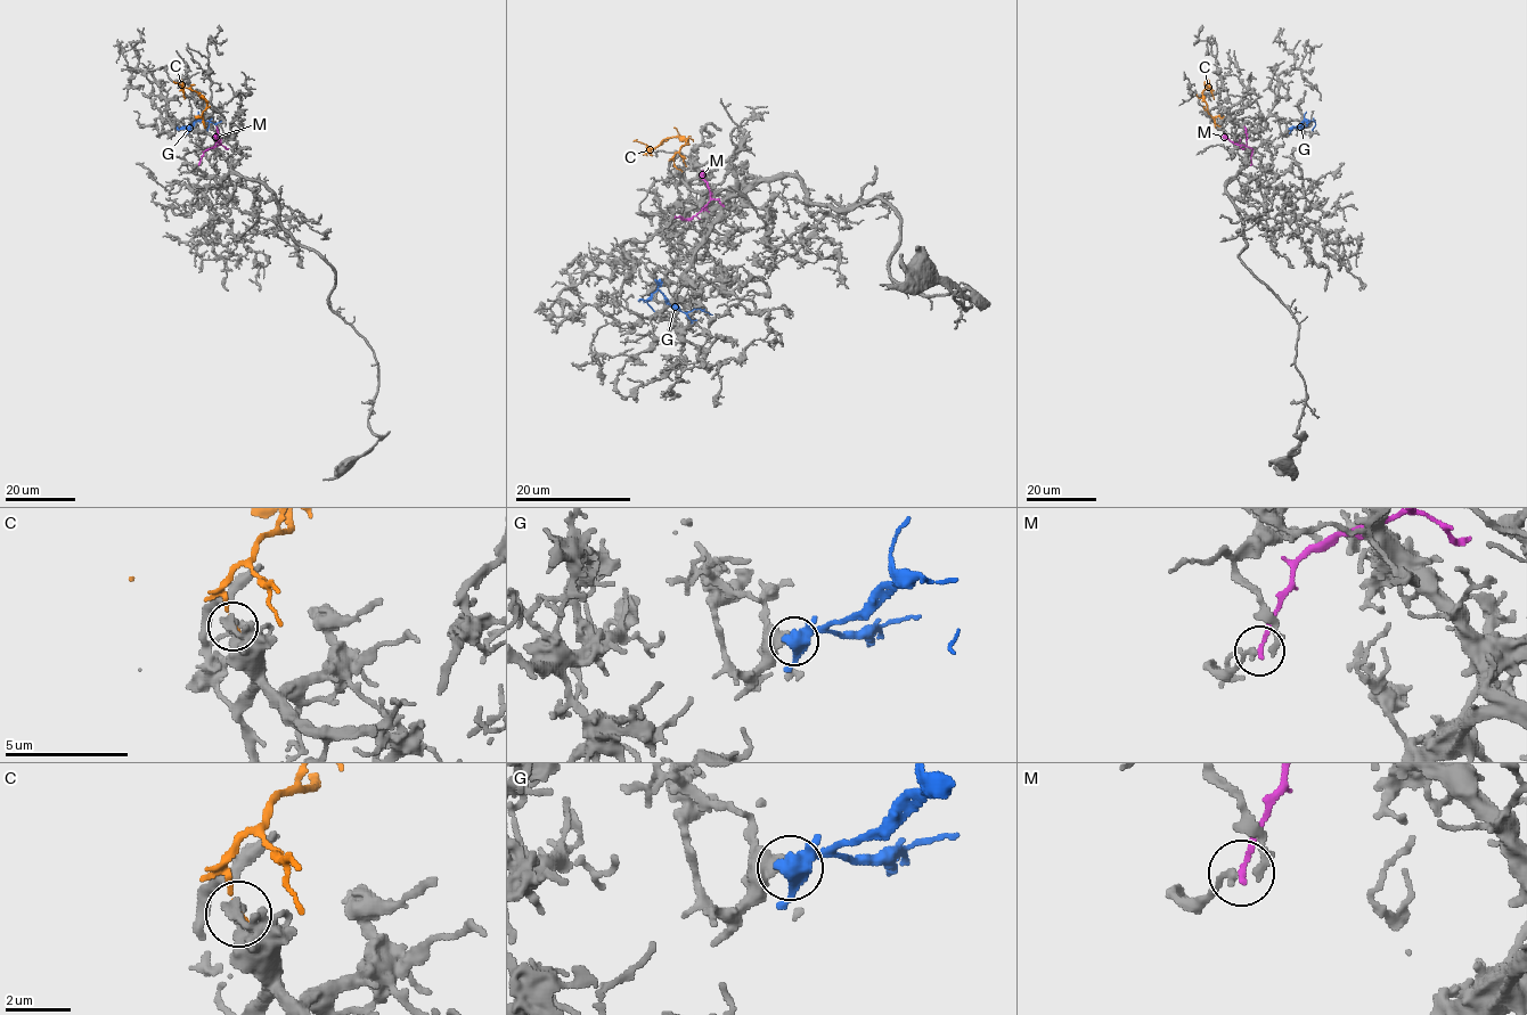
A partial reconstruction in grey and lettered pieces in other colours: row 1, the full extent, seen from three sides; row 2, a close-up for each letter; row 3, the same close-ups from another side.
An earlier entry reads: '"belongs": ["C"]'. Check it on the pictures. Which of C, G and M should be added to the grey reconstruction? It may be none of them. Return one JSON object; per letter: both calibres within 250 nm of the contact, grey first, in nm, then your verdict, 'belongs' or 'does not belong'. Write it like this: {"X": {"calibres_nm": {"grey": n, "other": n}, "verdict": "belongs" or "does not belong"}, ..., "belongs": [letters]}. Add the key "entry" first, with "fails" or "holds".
{"entry": "fails", "C": {"calibres_nm": {"grey": 240, "other": 140}, "verdict": "does not belong"}, "G": {"calibres_nm": {"grey": 340, "other": 420}, "verdict": "does not belong"}, "M": {"calibres_nm": {"grey": 200, "other": 180}, "verdict": "does not belong"}, "belongs": []}

